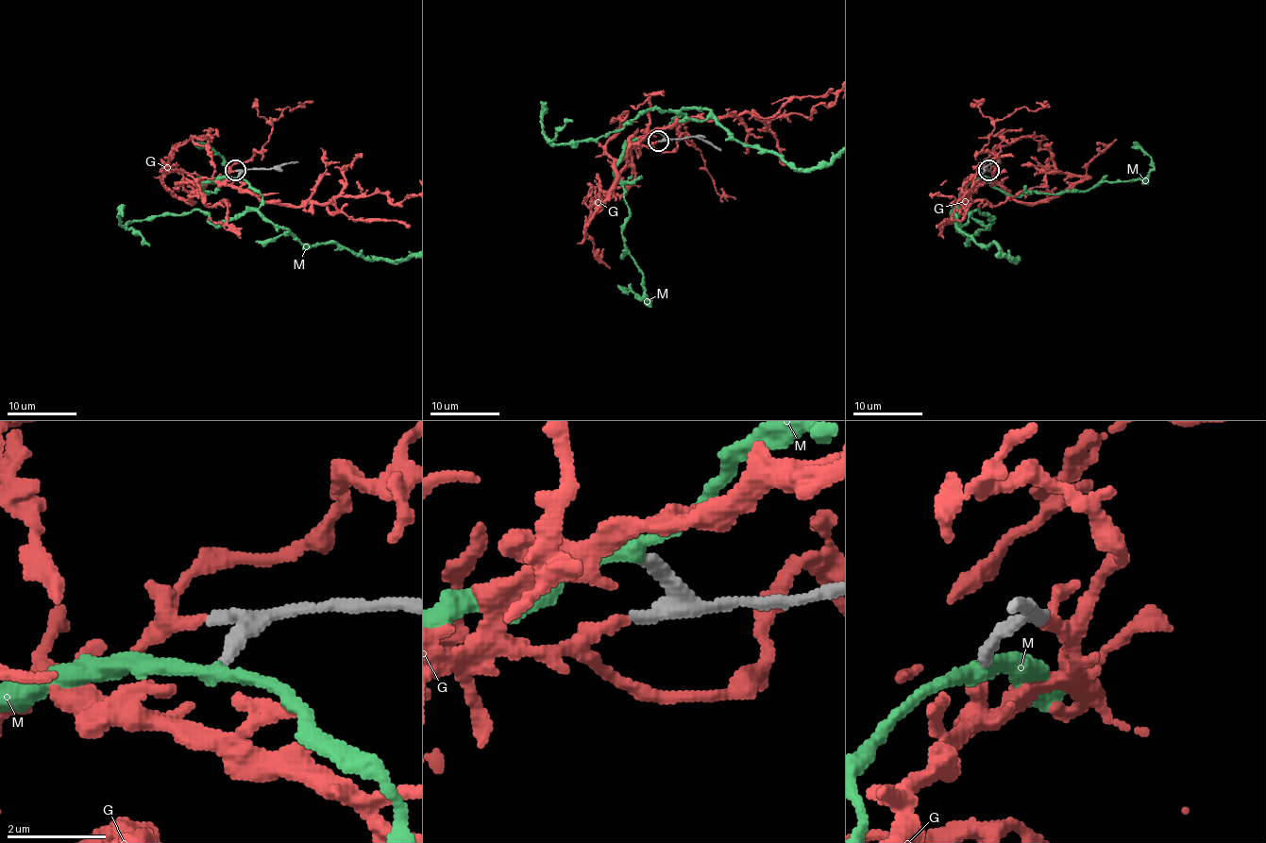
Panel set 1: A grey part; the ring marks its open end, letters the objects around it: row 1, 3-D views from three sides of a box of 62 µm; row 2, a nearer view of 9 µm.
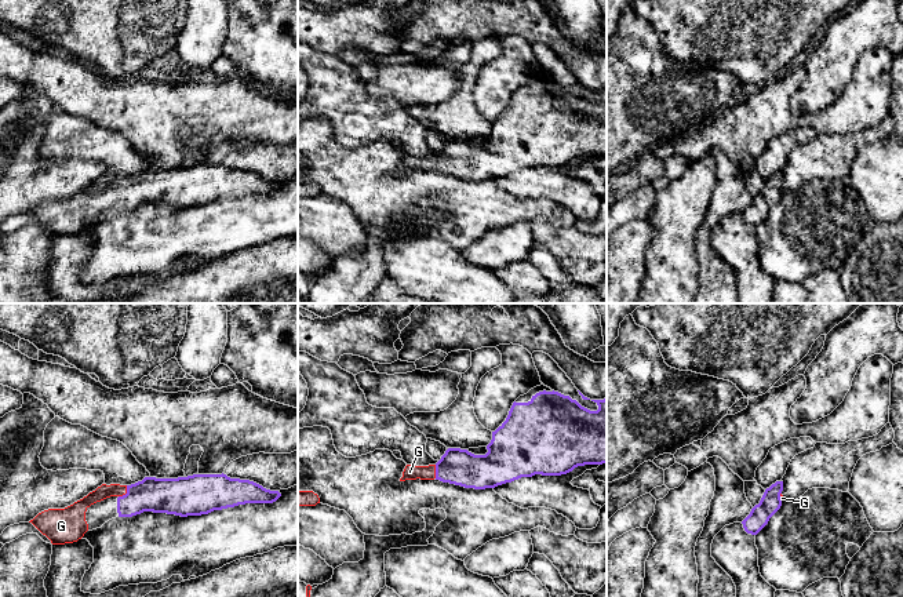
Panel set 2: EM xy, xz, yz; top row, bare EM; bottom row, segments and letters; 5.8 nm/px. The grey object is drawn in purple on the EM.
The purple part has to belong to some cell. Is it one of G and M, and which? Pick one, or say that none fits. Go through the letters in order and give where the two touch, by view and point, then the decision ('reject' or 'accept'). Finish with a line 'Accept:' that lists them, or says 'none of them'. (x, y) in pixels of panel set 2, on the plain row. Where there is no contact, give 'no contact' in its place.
G: xy (127, 184) | accept
M: no contact | reject
Accept: G

